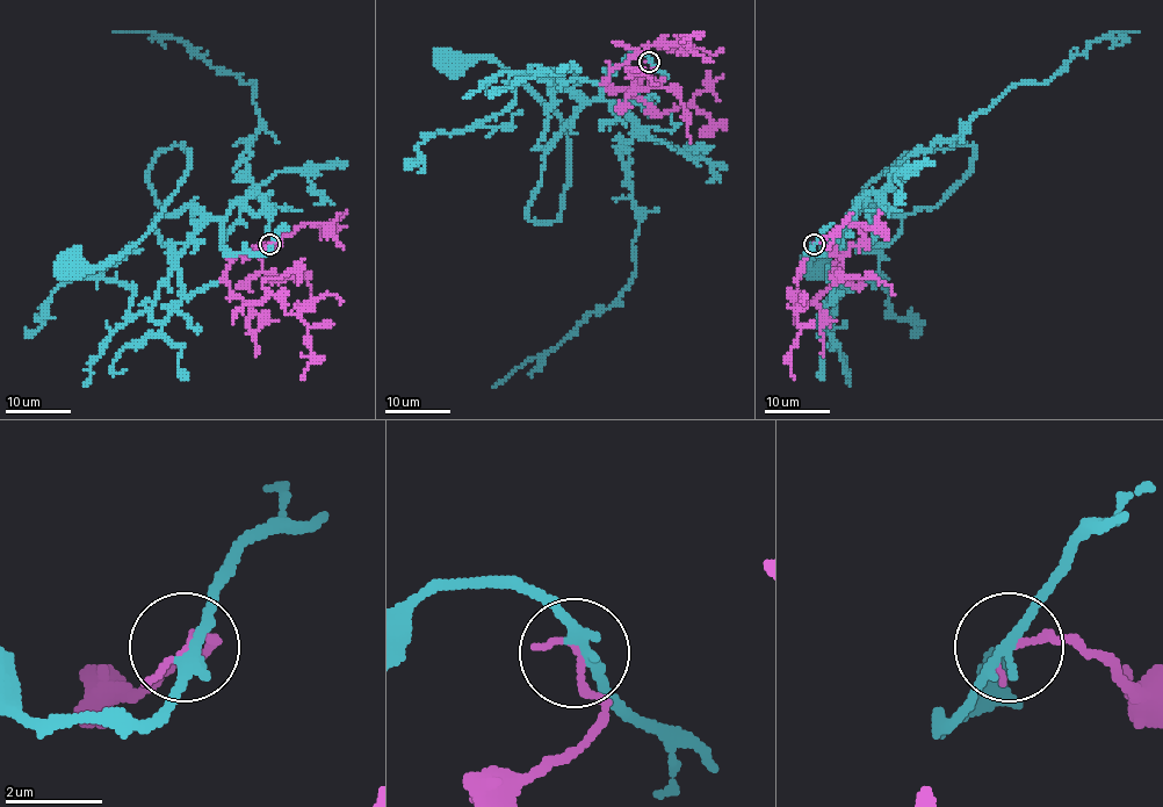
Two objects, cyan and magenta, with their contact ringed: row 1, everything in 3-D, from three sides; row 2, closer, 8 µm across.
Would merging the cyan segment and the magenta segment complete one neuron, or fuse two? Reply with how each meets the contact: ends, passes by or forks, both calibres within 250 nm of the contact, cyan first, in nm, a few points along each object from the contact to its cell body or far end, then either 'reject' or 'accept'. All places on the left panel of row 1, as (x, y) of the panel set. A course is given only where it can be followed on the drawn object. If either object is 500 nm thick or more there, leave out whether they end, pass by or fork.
cyan passes by; magenta ends there; 200 nm thick on the cyan side, 160 nm on the other; cyan runs (271, 244), (230, 253), (216, 220), (166, 213), (147, 168), (182, 144), (189, 165), (158, 221), (73, 269); magenta runs (269, 244), (254, 254), (236, 257), (225, 282), (248, 302), (277, 298), (309, 328), (313, 359), (302, 380); accept

